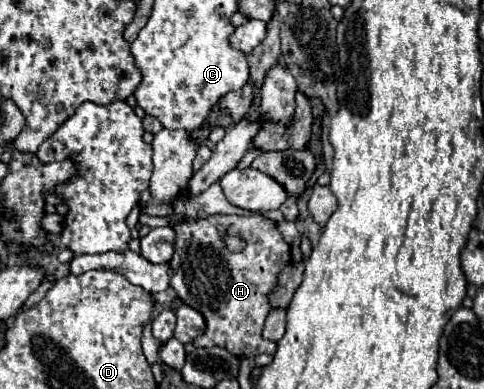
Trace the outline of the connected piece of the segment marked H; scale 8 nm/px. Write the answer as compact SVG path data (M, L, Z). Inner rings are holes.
M215 215L215 217L199 217L199 219L181 219L171 225L175 231L175 253L169 261L169 285L181 297L181 301L205 317L205 333L199 335L193 345L195 347L223 347L237 357L255 357L259 353L275 353L277 345L273 341L265 341L261 337L263 323L271 311L267 303L267 293L277 285L277 273L291 261L289 245L275 227L275 221L263 215ZM225 237L241 237L245 241L245 249L233 253L225 247Z

